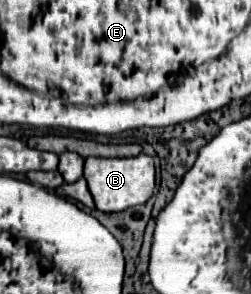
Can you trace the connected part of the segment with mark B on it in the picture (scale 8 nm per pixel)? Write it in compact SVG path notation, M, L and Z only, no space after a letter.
M138 154L134 158L86 158L84 162L84 178L88 180L90 194L96 202L96 208L102 212L122 212L130 206L138 206L150 200L154 194L156 170L154 162L146 154Z

